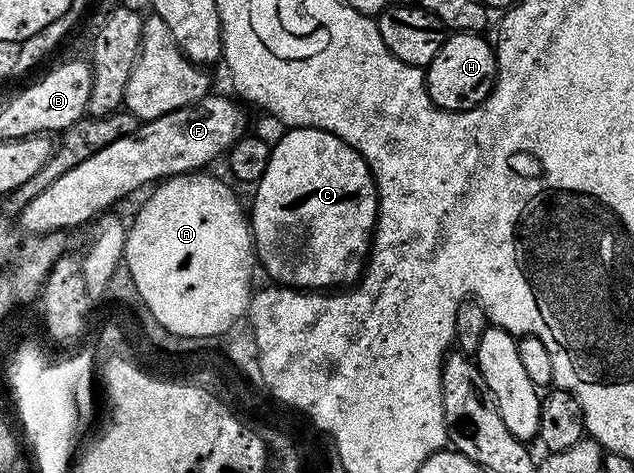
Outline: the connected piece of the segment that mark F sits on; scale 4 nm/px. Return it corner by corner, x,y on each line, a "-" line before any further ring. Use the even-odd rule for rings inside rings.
210,92
194,105
183,106
165,116
149,119
131,133
100,149
58,180
50,184
23,207
18,215
25,233
48,234
51,230
91,223
101,213
115,207
130,191
147,187
176,174
195,173
227,153
229,147
245,135
246,116
230,98

